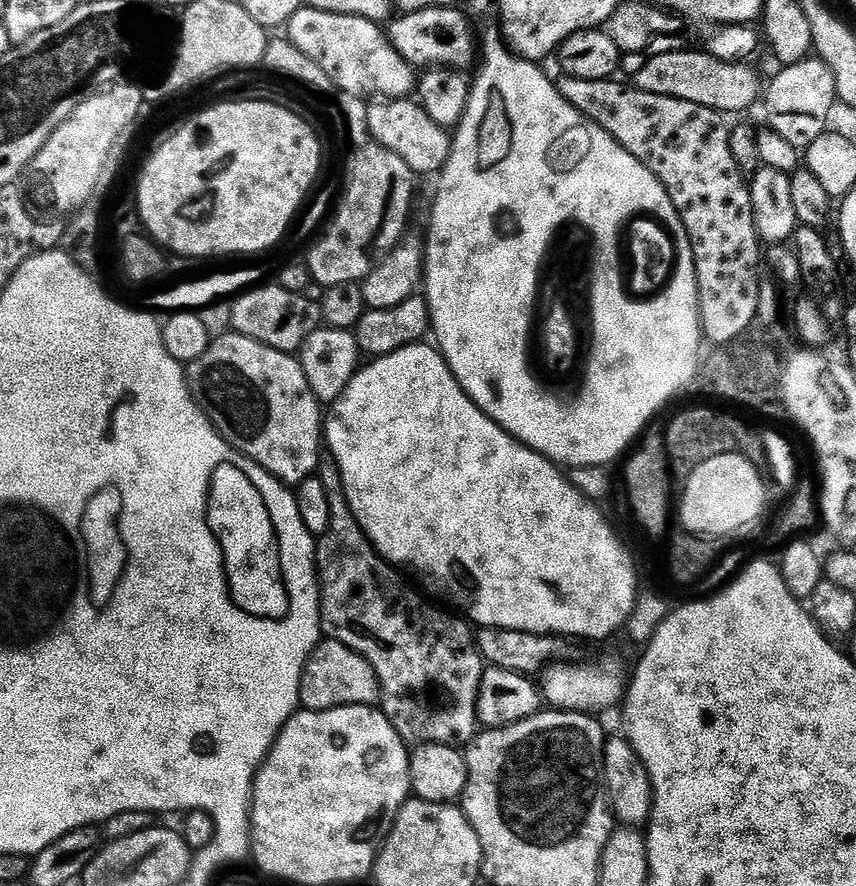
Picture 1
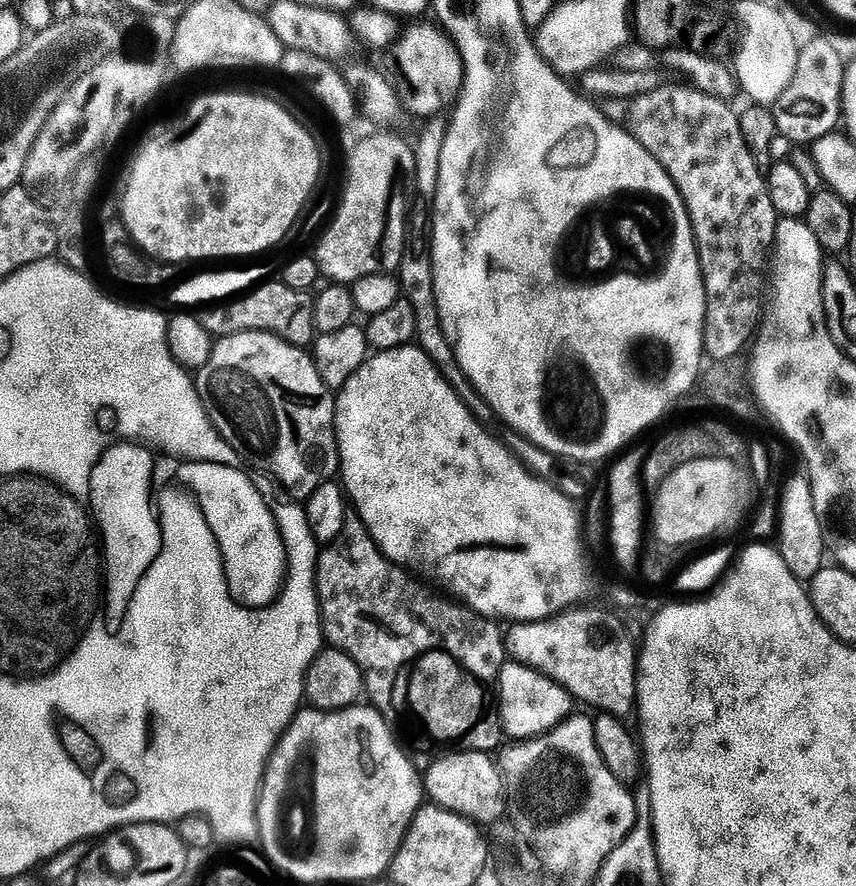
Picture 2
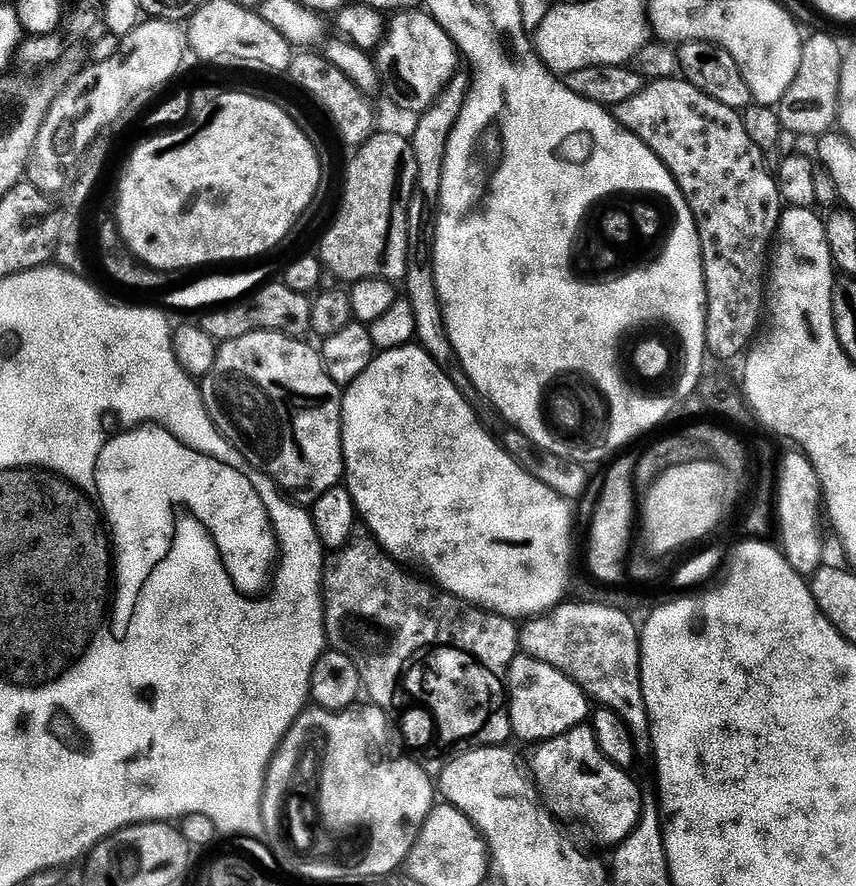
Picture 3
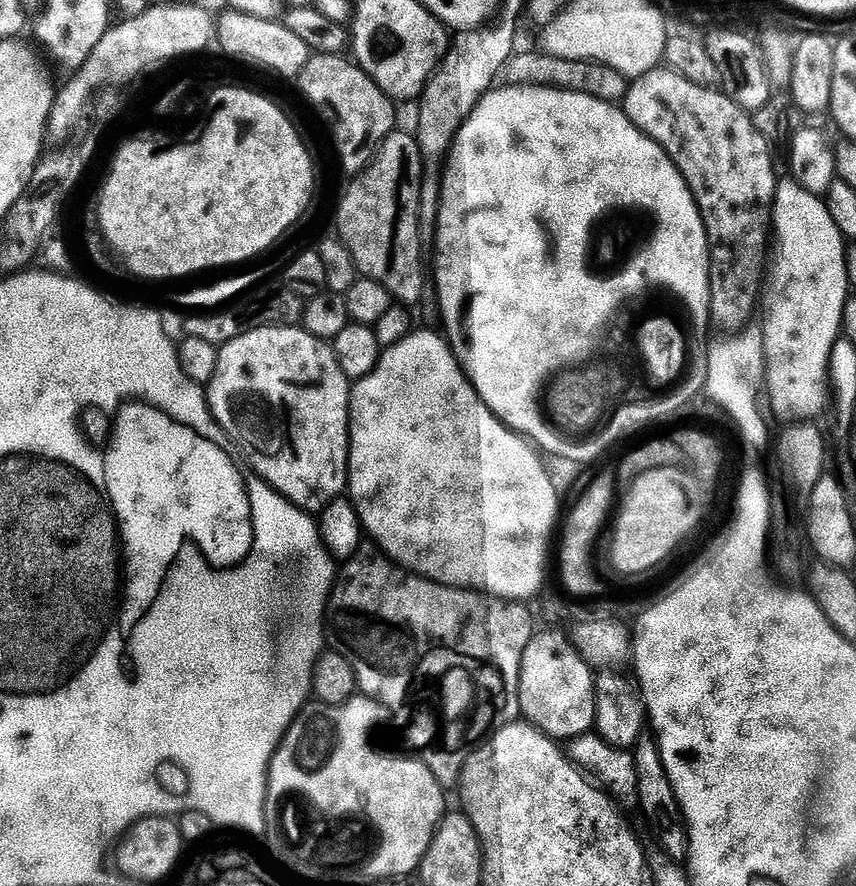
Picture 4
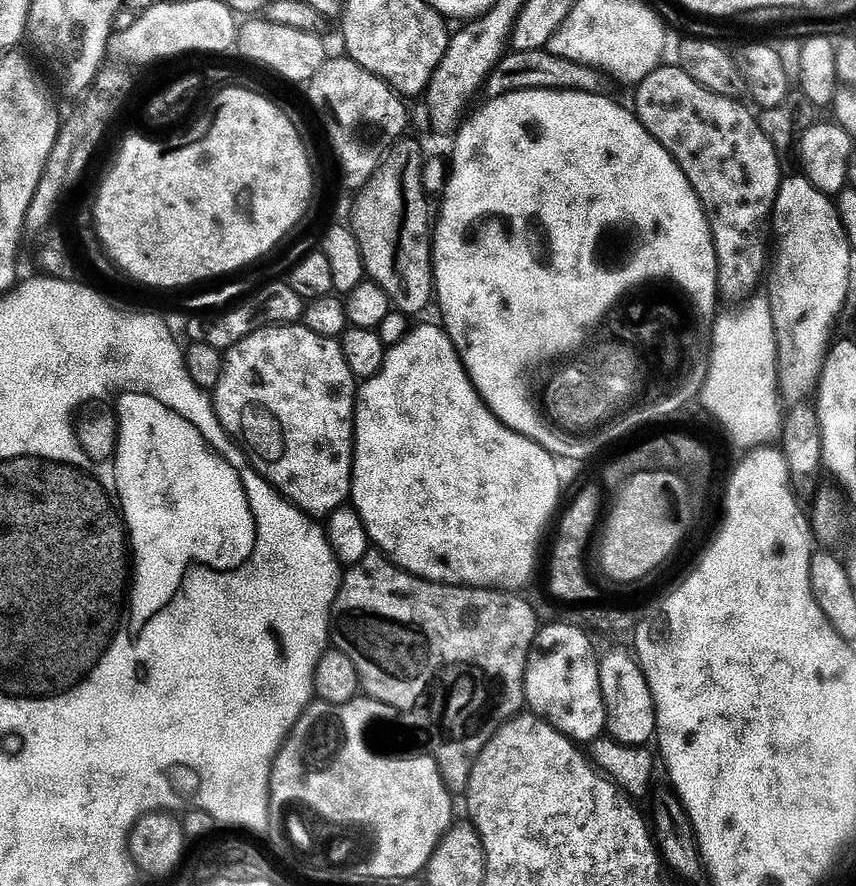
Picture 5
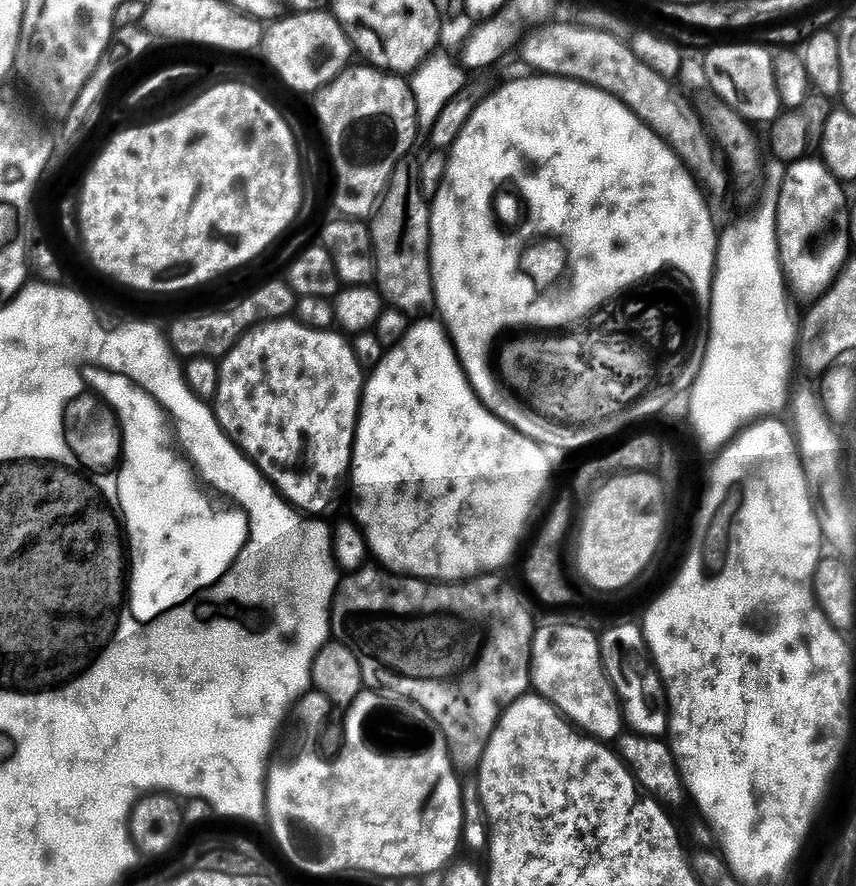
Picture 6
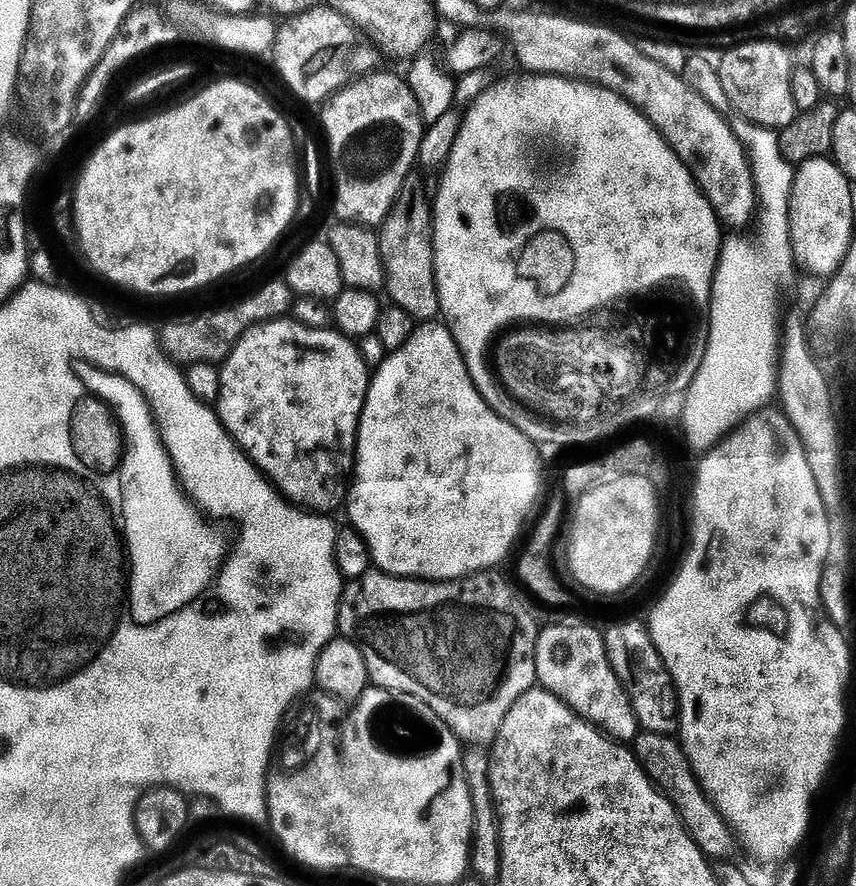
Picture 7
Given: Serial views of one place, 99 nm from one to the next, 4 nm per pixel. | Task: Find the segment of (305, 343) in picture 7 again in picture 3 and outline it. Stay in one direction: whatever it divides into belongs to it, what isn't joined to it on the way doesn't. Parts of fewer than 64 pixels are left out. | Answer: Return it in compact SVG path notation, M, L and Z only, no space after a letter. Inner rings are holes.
M251 332L237 340L223 341L216 349L214 366L210 370L210 374L203 377L202 391L204 405L214 426L244 455L246 462L250 462L250 466L254 466L259 472L269 476L272 483L281 490L292 493L309 488L312 491L311 495L318 497L326 494L326 490L337 487L344 480L344 451L342 450L342 402L344 397L341 385L336 384L334 378L330 378L330 374L326 374L326 366L319 351L315 347L312 349L307 344L308 342L307 339L287 336L281 332Z

